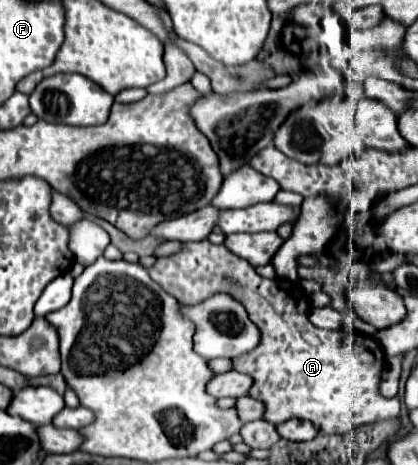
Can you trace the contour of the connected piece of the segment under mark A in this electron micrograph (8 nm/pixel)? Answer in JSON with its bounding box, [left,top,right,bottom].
[149,240,401,434]

